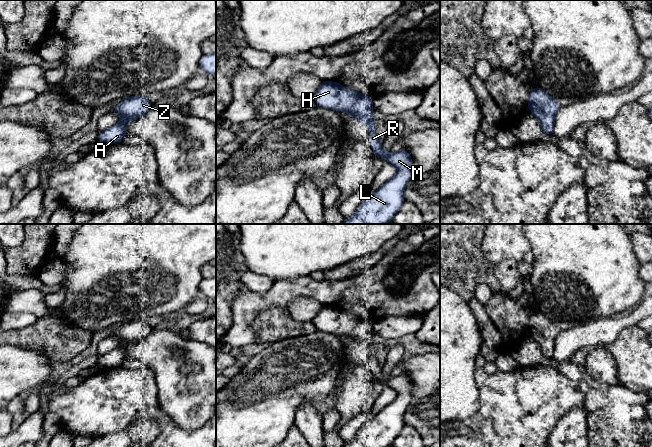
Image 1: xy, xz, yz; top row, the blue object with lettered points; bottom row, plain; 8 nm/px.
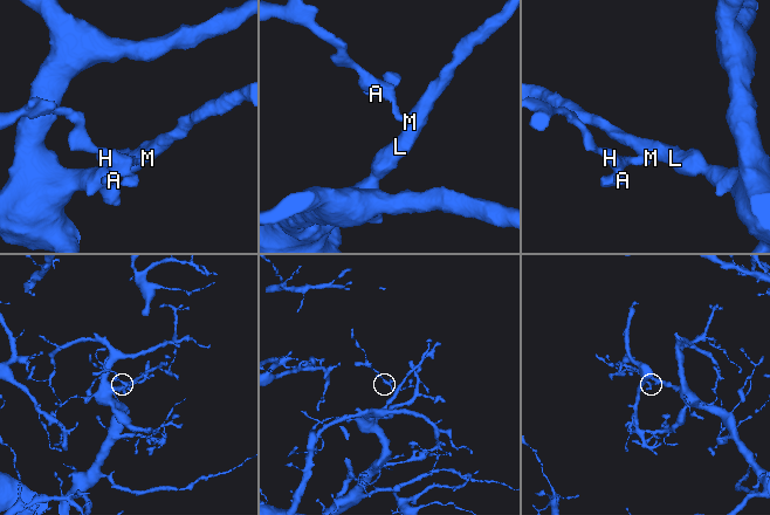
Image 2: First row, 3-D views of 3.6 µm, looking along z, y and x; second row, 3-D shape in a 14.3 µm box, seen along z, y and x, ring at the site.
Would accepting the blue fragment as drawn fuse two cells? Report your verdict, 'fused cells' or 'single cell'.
single cell

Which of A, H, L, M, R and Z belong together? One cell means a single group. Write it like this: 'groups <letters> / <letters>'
groups A H L M R Z

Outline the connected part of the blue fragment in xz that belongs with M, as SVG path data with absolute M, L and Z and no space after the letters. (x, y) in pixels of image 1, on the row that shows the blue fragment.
M322 81L312 96L318 106L344 111L354 116L360 124L370 129L370 146L378 158L387 159L396 167L395 175L377 191L367 197L356 209L354 215L343 219L342 224L386 224L404 203L404 191L412 173L412 159L406 149L396 153L386 152L376 132L372 115L373 99L353 91L337 82Z

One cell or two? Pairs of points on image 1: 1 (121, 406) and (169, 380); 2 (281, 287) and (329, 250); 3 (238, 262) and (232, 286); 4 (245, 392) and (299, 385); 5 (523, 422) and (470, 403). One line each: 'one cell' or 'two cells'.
1: two cells
2: two cells
3: one cell
4: one cell
5: two cells

